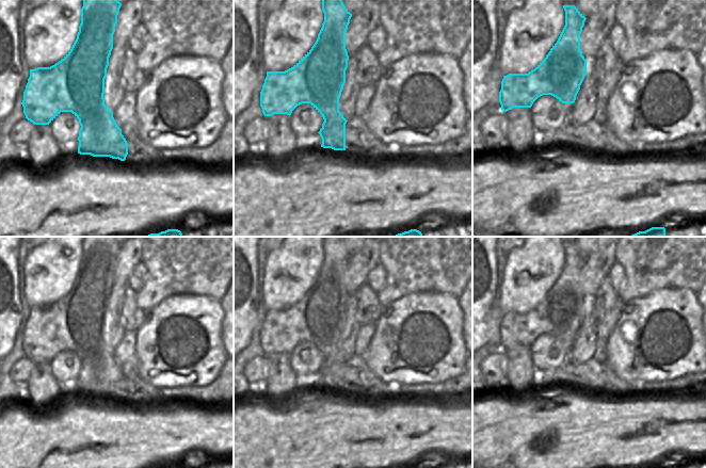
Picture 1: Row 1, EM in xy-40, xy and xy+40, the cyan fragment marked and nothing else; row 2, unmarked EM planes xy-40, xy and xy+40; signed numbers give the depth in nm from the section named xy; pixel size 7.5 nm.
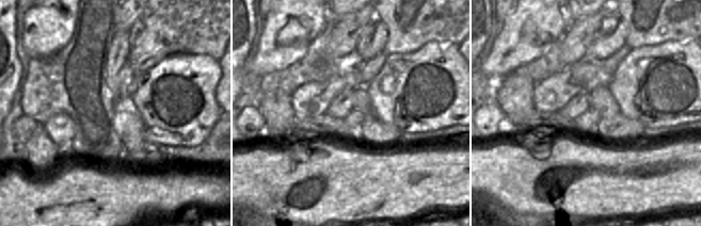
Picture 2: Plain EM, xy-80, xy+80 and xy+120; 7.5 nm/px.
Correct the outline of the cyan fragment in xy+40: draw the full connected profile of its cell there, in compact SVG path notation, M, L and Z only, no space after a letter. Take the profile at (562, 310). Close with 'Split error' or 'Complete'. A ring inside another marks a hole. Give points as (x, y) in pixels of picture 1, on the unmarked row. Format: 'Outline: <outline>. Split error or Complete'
Outline: M563 244L563 247L565 249L565 264L546 296L528 312L503 314L499 330L499 341L503 351L513 346L531 346L533 341L543 334L551 334L562 342L575 341L587 313L587 298L580 288L580 273L587 257L575 244Z. Complete

